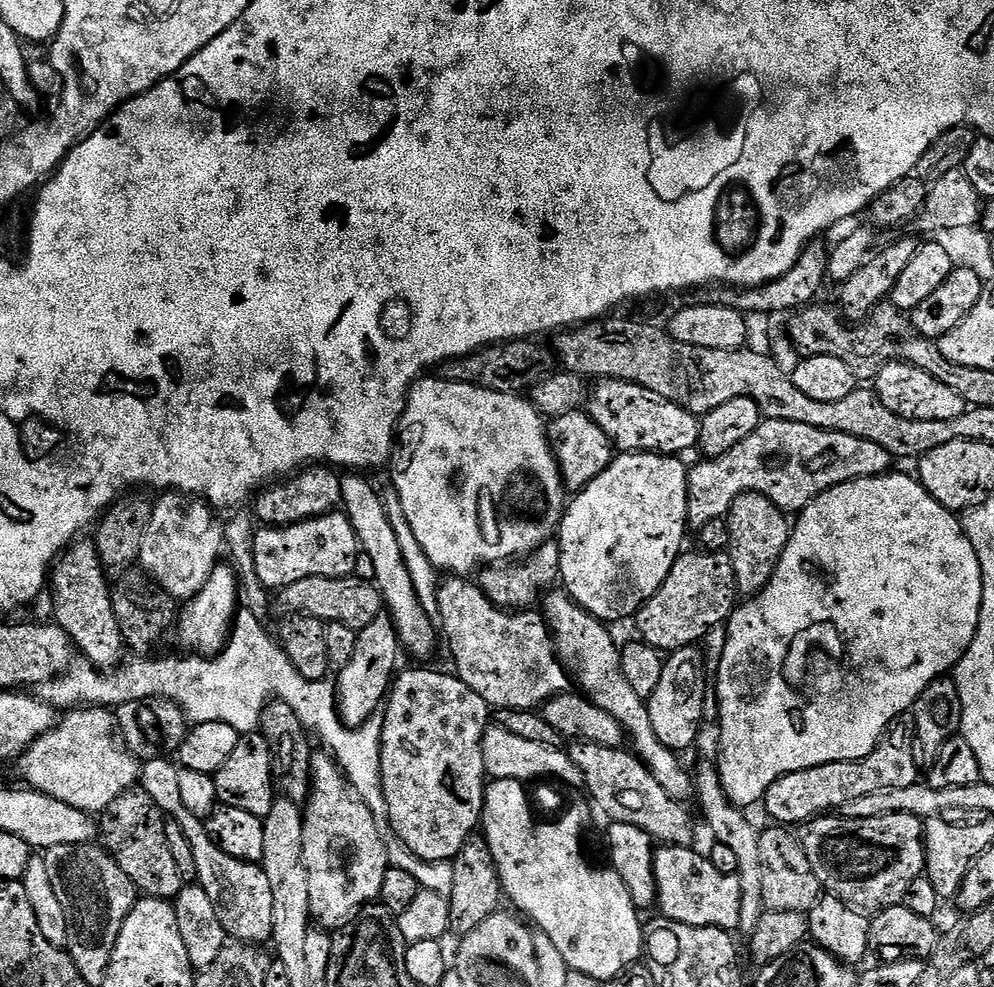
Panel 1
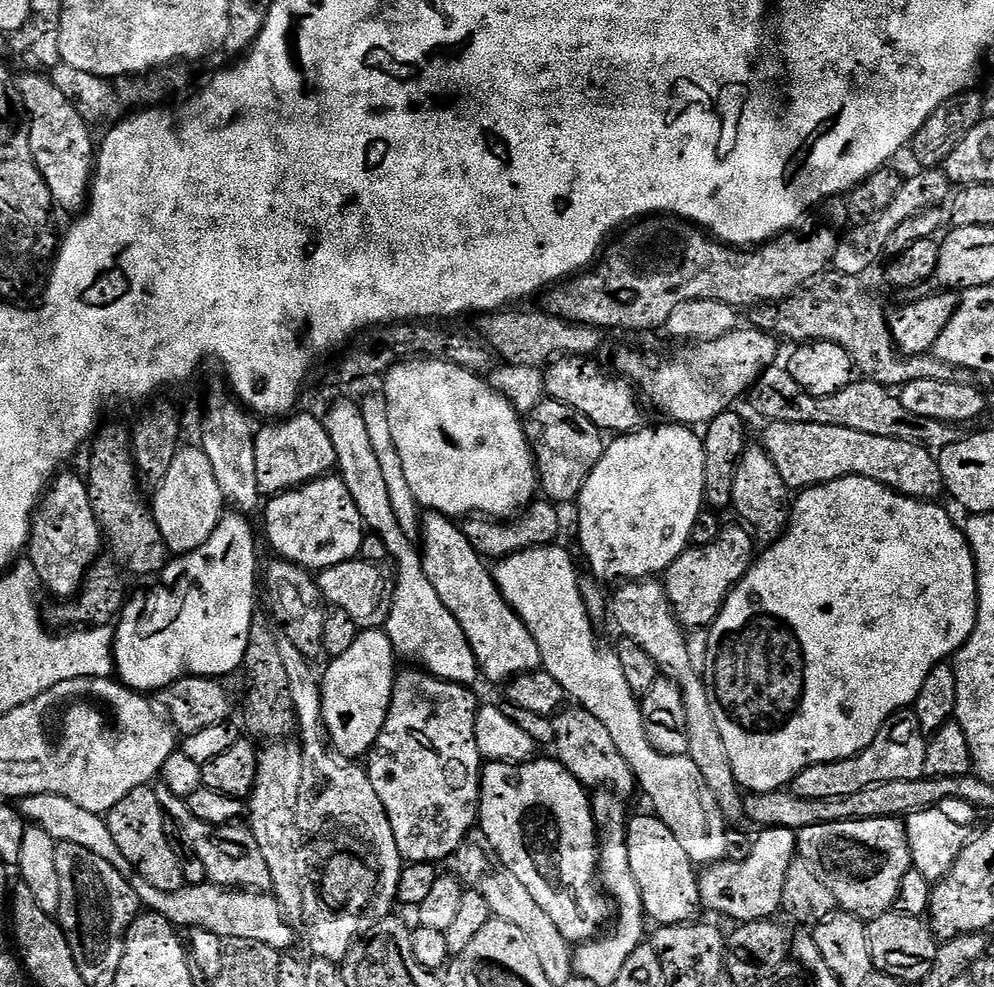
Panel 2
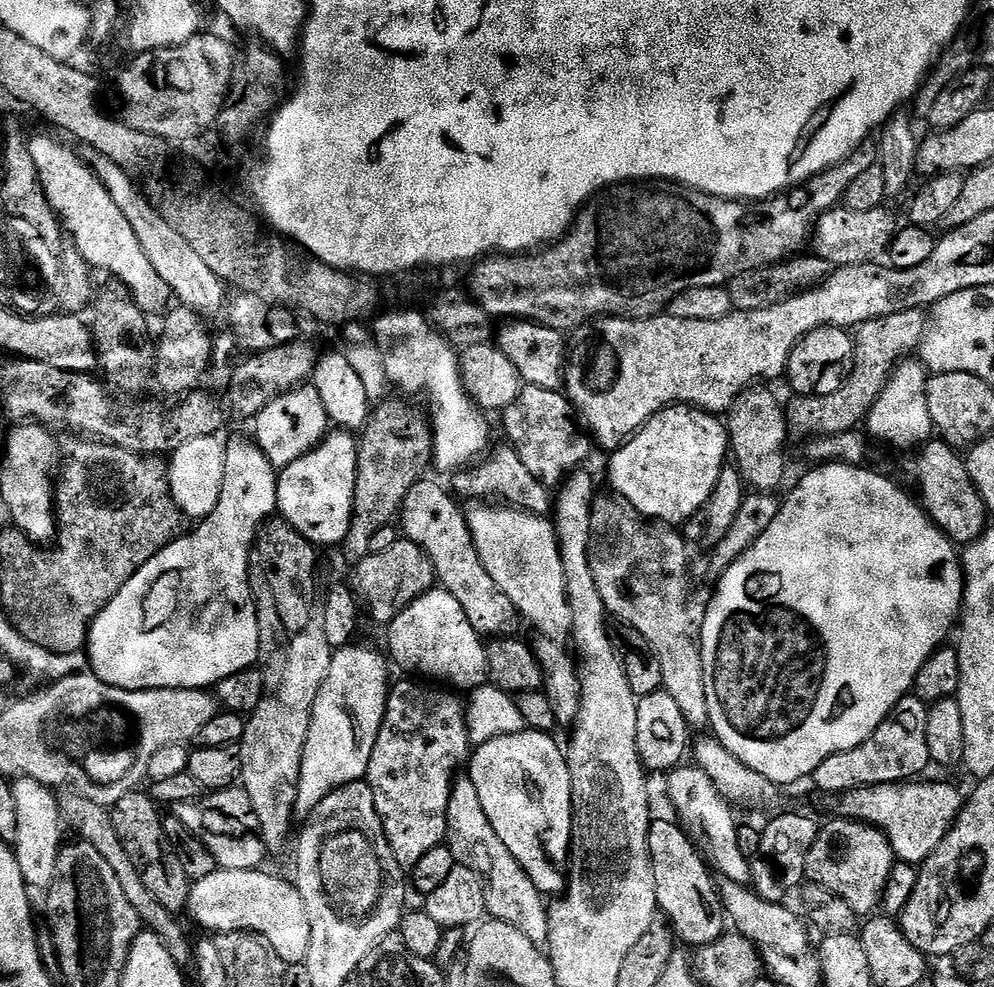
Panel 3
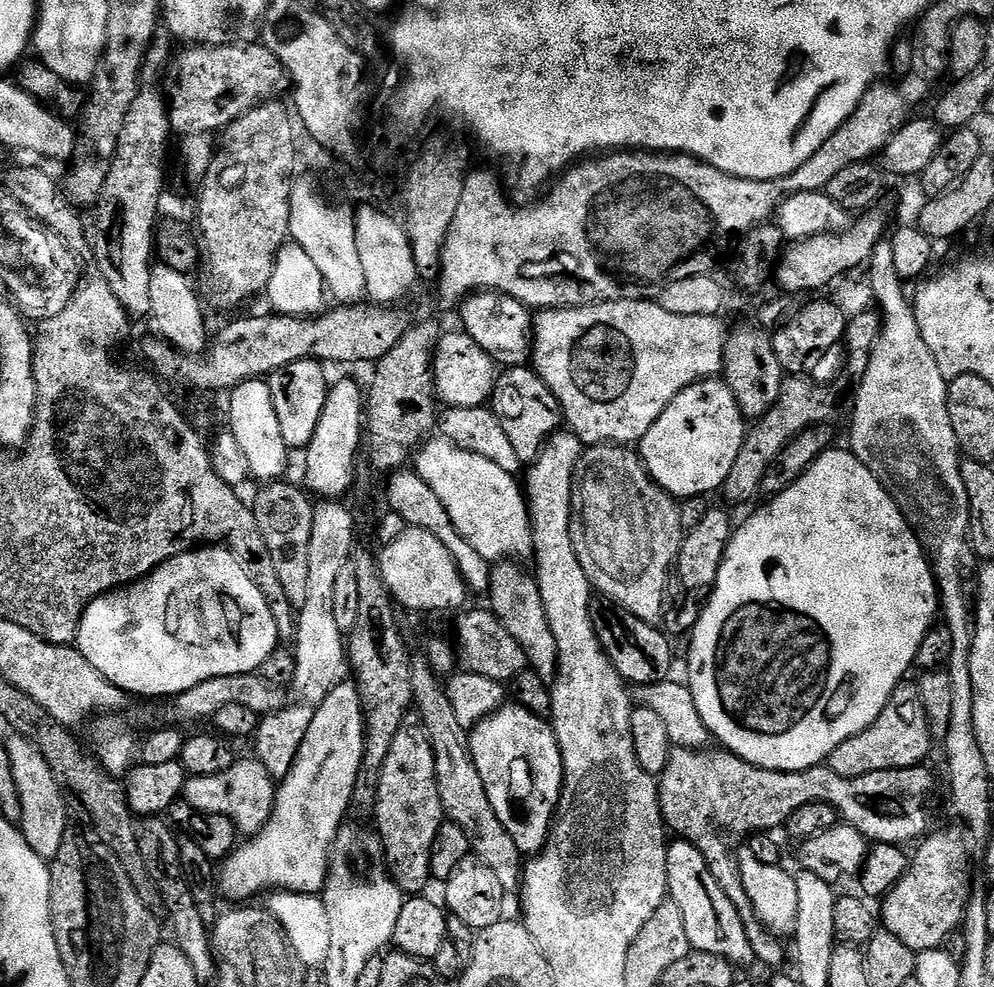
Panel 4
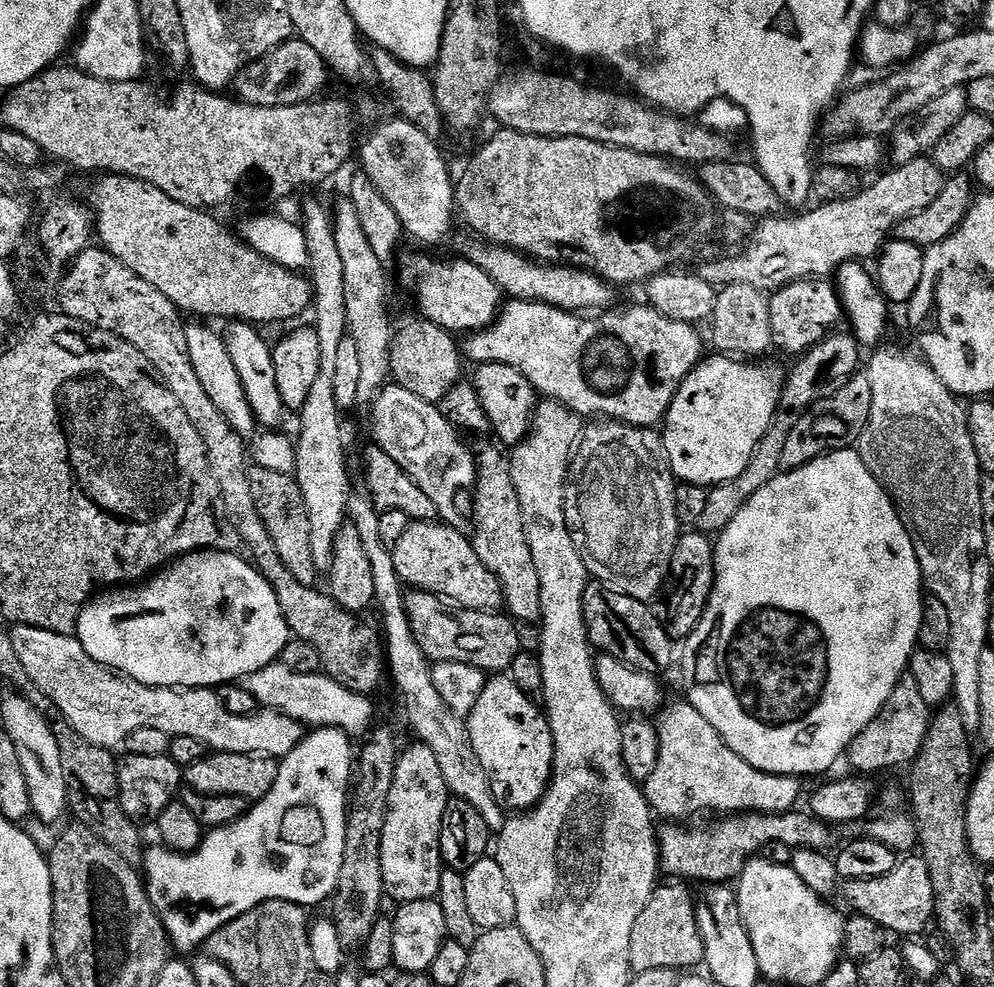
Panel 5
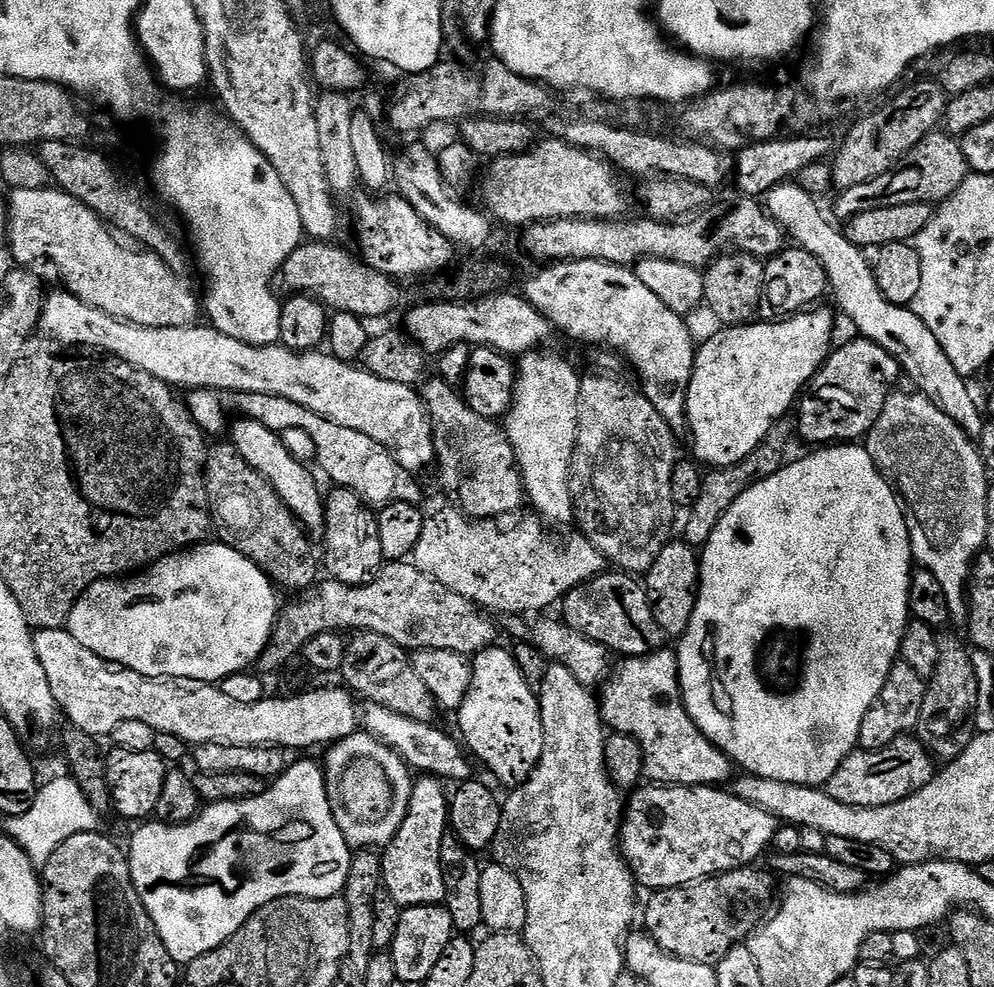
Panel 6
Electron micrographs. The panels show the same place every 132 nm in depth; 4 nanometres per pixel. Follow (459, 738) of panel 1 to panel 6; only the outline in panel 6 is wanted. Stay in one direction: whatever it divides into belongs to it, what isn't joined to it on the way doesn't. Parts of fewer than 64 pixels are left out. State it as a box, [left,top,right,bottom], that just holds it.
[382,775,449,909]

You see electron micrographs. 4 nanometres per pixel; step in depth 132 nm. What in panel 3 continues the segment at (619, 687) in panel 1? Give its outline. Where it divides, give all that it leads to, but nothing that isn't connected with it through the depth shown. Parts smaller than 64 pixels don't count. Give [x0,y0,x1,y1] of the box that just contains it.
[466,502,751,885]

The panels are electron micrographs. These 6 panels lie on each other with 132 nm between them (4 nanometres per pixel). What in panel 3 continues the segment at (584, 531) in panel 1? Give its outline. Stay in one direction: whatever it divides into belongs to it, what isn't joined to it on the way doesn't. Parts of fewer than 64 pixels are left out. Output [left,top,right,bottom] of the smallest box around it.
[609,406,730,526]

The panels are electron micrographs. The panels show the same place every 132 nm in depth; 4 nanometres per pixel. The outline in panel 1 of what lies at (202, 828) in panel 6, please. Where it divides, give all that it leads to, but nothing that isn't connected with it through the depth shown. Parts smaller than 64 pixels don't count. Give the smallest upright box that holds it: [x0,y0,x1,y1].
[336,614,402,728]

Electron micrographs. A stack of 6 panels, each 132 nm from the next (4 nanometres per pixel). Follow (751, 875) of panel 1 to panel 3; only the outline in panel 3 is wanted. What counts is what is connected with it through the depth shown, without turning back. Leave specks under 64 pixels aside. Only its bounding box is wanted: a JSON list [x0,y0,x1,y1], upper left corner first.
[588,494,707,729]

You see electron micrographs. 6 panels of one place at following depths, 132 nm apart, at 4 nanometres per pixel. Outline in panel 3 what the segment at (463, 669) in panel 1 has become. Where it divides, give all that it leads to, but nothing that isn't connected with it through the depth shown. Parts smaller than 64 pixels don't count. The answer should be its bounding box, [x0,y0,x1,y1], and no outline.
[398,478,518,638]

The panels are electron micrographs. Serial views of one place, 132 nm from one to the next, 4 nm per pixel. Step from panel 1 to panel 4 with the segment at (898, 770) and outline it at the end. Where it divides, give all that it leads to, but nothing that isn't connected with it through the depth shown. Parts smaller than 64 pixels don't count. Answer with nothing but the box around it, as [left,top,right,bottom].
[826,682,934,778]

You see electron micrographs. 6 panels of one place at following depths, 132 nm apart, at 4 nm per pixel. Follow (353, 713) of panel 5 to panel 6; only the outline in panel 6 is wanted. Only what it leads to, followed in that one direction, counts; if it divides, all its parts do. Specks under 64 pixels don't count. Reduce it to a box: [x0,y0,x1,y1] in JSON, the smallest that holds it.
[362,703,473,782]

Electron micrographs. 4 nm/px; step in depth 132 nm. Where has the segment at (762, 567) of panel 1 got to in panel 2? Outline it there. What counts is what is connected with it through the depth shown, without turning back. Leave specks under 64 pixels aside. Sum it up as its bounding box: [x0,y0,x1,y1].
[731,447,790,545]

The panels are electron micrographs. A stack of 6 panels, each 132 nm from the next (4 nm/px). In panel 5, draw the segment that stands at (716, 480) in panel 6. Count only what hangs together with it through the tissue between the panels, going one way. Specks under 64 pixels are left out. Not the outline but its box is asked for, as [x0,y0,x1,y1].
[698,331,862,534]

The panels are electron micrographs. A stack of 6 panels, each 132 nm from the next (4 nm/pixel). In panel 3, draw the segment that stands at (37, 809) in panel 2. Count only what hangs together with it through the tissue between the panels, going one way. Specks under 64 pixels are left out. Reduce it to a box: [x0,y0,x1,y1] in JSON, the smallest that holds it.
[187,868,312,965]

